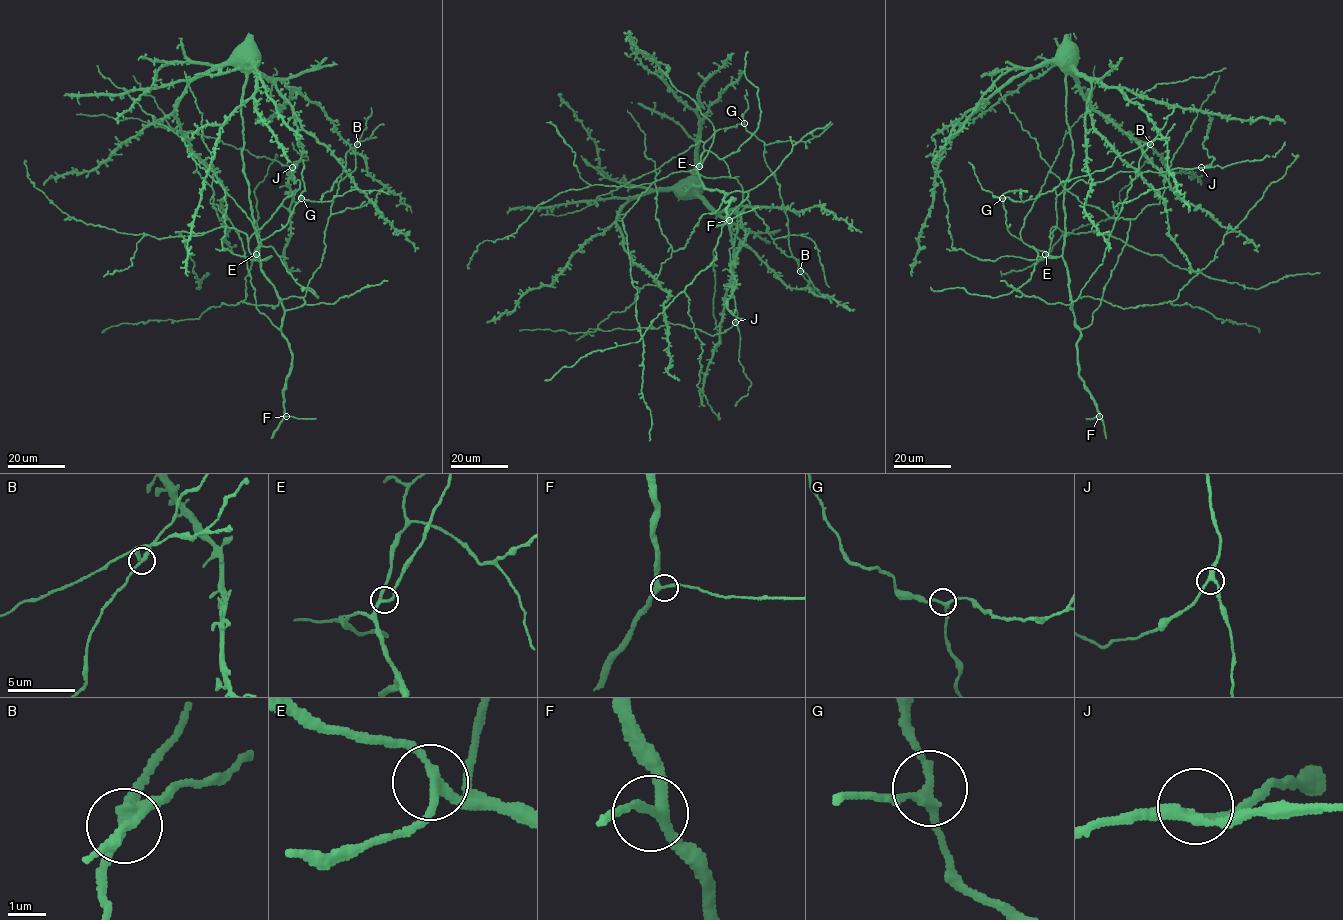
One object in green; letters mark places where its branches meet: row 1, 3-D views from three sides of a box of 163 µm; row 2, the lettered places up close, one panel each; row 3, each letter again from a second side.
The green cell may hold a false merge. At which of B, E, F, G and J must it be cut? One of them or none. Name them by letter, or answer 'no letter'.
no letter

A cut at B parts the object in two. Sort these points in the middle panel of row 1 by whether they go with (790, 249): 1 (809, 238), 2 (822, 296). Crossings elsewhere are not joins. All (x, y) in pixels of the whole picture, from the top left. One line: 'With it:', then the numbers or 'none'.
With it: 2

